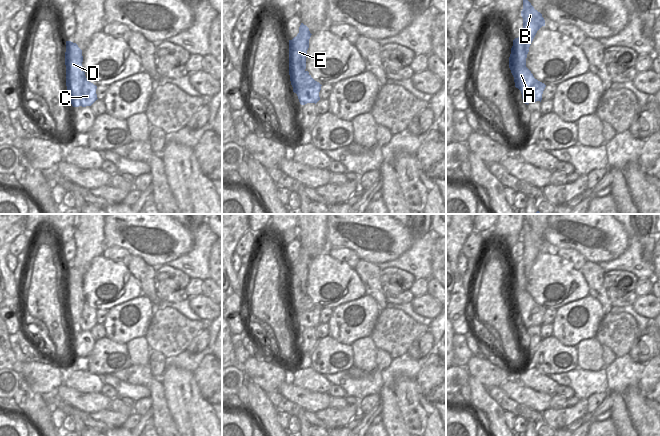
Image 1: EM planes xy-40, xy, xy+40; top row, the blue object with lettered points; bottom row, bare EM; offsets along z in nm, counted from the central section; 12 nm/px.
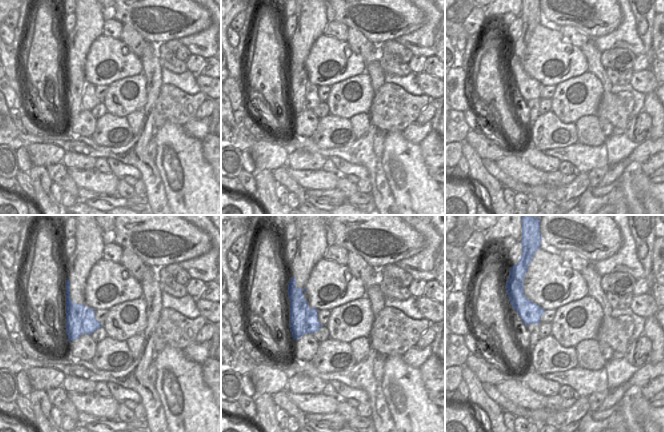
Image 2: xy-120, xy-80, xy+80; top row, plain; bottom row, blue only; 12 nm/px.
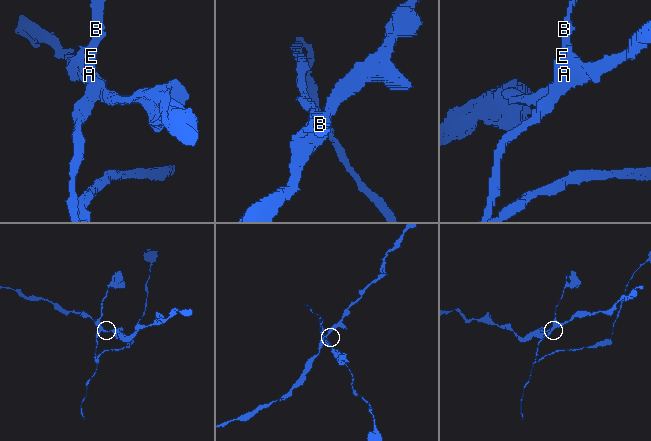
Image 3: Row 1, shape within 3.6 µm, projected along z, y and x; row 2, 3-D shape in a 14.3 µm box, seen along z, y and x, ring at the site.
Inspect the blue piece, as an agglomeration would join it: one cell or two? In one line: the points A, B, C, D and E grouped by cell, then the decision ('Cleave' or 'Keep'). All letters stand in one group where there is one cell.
Groups: A C / B D E. Cleave

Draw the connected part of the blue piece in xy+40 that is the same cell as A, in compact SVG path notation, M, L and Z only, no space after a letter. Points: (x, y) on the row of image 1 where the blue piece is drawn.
M510 54L509 68L514 77L515 87L521 91L525 104L542 100L542 94L546 85L534 78L531 71L518 63L518 55Z

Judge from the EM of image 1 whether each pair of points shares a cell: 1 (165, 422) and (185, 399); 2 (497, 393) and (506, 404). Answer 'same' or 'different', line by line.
1: different
2: same

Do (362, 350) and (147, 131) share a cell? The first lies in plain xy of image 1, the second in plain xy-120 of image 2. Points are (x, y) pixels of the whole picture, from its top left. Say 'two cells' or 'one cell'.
two cells

